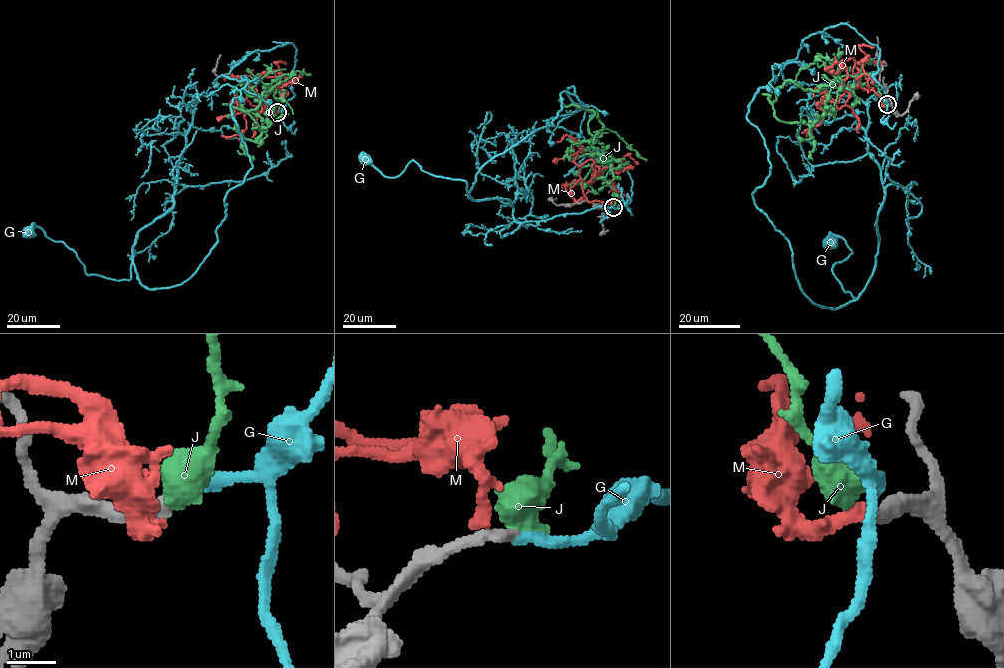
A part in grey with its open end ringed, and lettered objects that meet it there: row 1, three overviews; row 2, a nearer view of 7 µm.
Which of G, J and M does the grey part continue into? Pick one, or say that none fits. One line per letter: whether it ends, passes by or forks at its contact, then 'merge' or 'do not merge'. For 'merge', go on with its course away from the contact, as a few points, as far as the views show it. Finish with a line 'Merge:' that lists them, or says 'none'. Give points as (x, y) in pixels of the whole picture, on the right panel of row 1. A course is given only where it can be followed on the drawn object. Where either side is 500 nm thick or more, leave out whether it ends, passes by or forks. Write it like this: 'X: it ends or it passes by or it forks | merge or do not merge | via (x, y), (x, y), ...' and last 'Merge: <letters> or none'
G: it ends | merge | via (887, 103), (844, 23), (750, 103), (755, 205), (838, 309), (870, 279), (845, 292), (831, 241)
J: do not merge
M: it ends | do not merge
Merge: G

